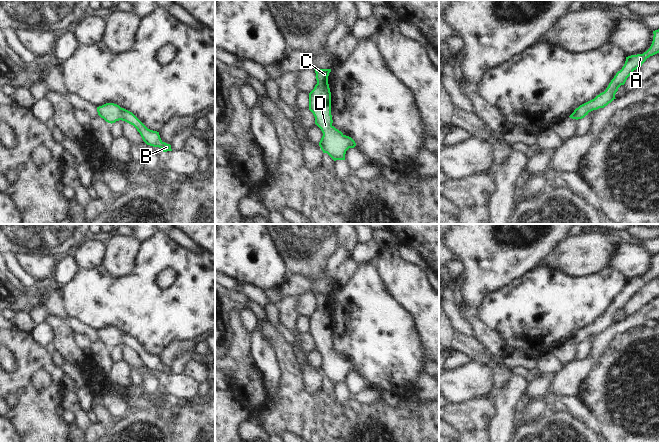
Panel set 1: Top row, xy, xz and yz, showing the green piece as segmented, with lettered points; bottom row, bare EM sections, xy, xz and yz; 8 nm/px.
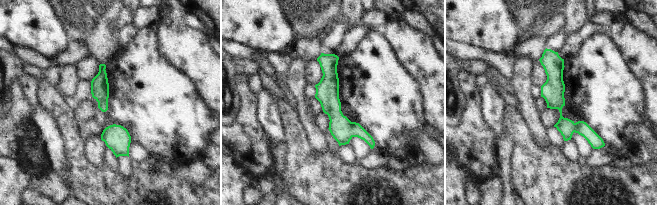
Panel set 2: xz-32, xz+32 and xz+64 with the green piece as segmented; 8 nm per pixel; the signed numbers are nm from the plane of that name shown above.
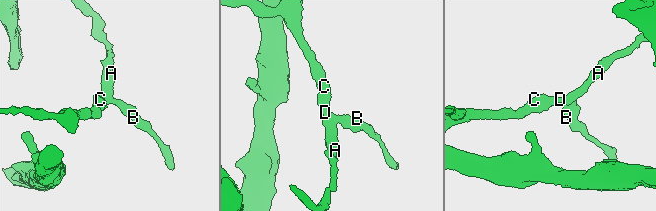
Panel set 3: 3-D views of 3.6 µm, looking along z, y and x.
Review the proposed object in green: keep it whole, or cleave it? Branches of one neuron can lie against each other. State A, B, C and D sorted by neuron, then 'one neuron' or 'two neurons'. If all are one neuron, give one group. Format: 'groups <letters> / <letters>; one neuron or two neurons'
groups A B C D; one neuron

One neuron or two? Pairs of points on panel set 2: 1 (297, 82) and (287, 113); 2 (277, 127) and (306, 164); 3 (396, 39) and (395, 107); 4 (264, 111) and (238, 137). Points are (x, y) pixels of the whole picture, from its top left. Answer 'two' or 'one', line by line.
1: two
2: two
3: two
4: two

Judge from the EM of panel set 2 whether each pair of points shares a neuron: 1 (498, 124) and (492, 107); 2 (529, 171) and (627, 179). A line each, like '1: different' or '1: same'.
1: same
2: same

